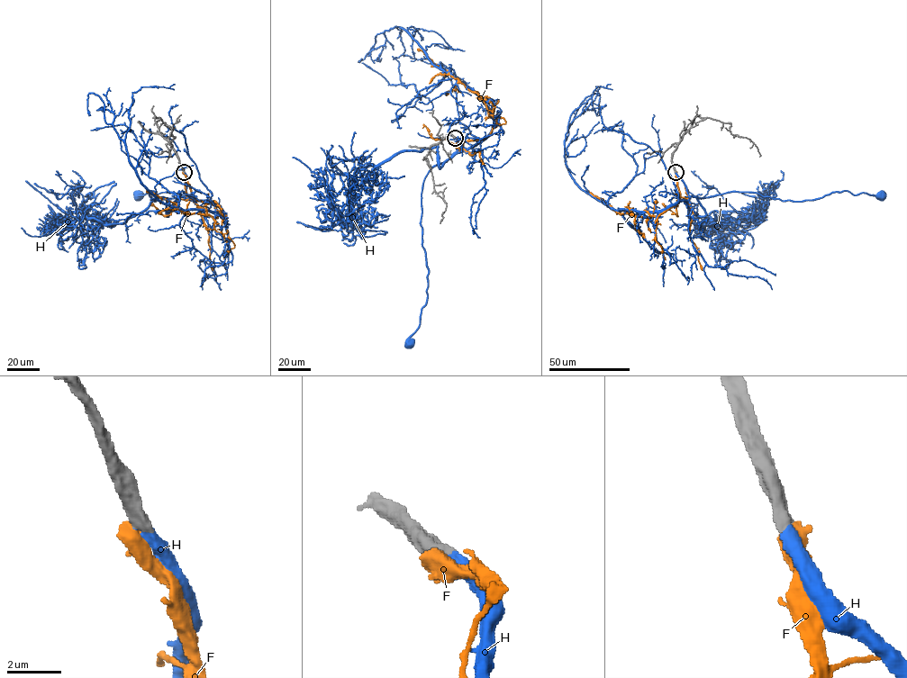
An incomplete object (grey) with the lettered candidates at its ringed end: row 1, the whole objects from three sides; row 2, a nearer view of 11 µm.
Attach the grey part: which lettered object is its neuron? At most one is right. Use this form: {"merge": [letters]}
{"merge": ["H"]}

